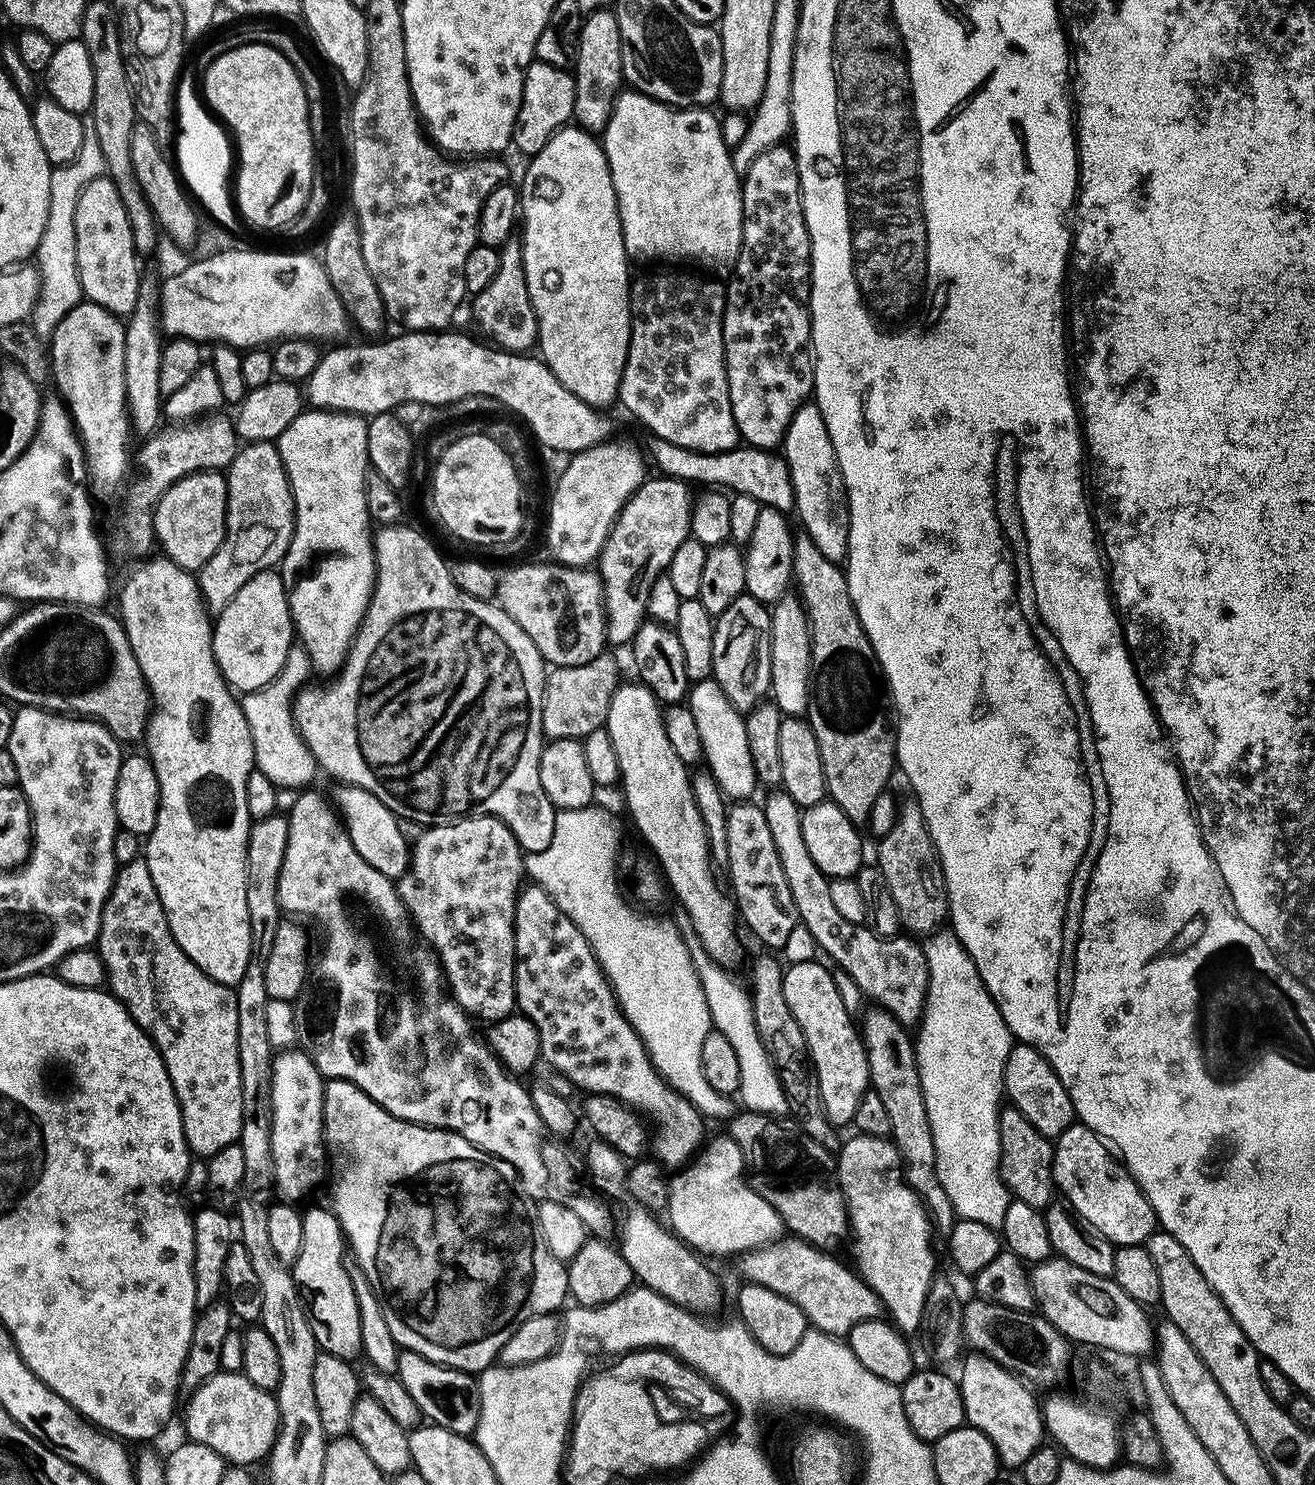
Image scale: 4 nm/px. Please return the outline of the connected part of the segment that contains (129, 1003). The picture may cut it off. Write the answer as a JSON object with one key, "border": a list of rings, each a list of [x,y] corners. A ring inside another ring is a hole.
{"border":[[[137,858],[116,869],[110,894],[102,910],[100,933],[94,945],[104,963],[107,987],[128,1009],[130,1018],[152,1039],[165,1062],[166,1073],[173,1083],[181,1108],[184,1137],[189,1153],[200,1158],[218,1154],[224,1147],[237,1143],[242,1130],[242,1070],[238,1066],[238,1002],[229,985],[219,984],[207,976],[175,941],[167,925],[162,902],[144,858]]]}

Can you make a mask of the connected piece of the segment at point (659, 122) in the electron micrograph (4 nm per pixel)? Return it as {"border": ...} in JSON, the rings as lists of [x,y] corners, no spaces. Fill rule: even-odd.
{"border":[[[635,90],[621,91],[617,96],[614,106],[612,107],[612,113],[608,119],[608,124],[604,127],[602,133],[602,143],[604,146],[604,153],[608,159],[608,165],[610,166],[610,178],[614,182],[614,194],[616,195],[616,201],[618,202],[618,214],[620,215],[620,221],[622,222],[622,238],[624,239],[624,245],[628,251],[629,257],[633,261],[636,260],[689,260],[692,264],[701,264],[701,269],[707,270],[712,274],[720,274],[716,272],[727,273],[729,270],[736,267],[736,259],[740,253],[740,247],[742,246],[742,230],[744,229],[744,211],[742,210],[742,194],[740,193],[740,185],[742,183],[741,173],[736,171],[734,162],[732,161],[732,152],[730,151],[730,144],[724,141],[724,136],[720,133],[720,124],[716,121],[716,116],[707,107],[702,108],[673,108],[670,104],[663,104],[660,100],[655,100],[649,96],[644,96],[642,93]]]}

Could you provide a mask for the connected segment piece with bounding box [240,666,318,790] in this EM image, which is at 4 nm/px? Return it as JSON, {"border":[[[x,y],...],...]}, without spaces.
{"border":[[[285,666],[279,676],[266,688],[258,692],[243,693],[240,705],[246,714],[246,726],[250,726],[250,738],[254,742],[255,771],[266,774],[277,789],[296,788],[304,790],[318,773],[314,754],[308,749],[308,743],[296,729],[296,720],[292,717],[292,702],[305,683],[304,676],[295,672],[292,666]]]}

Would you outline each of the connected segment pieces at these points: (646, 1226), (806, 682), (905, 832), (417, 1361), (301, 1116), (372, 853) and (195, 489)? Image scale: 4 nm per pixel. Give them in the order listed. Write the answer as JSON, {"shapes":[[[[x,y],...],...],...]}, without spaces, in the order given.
{"shapes":[[[[632,1206],[624,1216],[624,1233],[620,1236],[620,1242],[618,1241],[618,1249],[629,1263],[635,1279],[643,1287],[662,1294],[670,1302],[688,1309],[689,1312],[712,1314],[724,1300],[715,1274],[679,1236],[656,1220],[659,1219],[641,1206]]],[[[786,594],[770,608],[772,614],[772,645],[770,670],[772,671],[771,699],[784,716],[803,717],[808,711],[808,693],[812,679],[812,630],[808,614],[796,594]]],[[[914,798],[899,805],[896,821],[880,841],[880,860],[878,866],[882,870],[882,878],[890,890],[890,898],[894,898],[894,906],[898,906],[901,925],[909,933],[924,932],[931,934],[941,927],[940,924],[949,919],[948,887],[944,884],[944,871],[938,850],[930,838],[930,830],[926,826],[926,818],[920,809],[920,803]]],[[[404,1350],[398,1358],[395,1375],[402,1386],[406,1386],[410,1398],[418,1402],[420,1415],[425,1421],[459,1436],[471,1437],[475,1433],[480,1417],[480,1390],[477,1381],[469,1373],[447,1368],[444,1364],[435,1364],[422,1354]]],[[[280,1050],[272,1061],[268,1103],[272,1114],[270,1154],[274,1158],[277,1193],[285,1201],[304,1200],[329,1175],[328,1145],[324,1143],[324,1085],[326,1079],[303,1050]]],[[[340,786],[337,789],[334,804],[348,830],[350,842],[354,842],[354,850],[358,850],[358,854],[362,854],[362,858],[366,858],[366,862],[370,862],[370,866],[374,866],[374,870],[378,870],[383,876],[403,876],[410,867],[410,844],[398,830],[398,817],[366,790],[351,786]]],[[[220,470],[192,472],[170,486],[154,510],[158,544],[164,547],[163,555],[167,559],[189,570],[199,570],[203,564],[210,562],[224,541],[229,491],[229,481]]]]}

